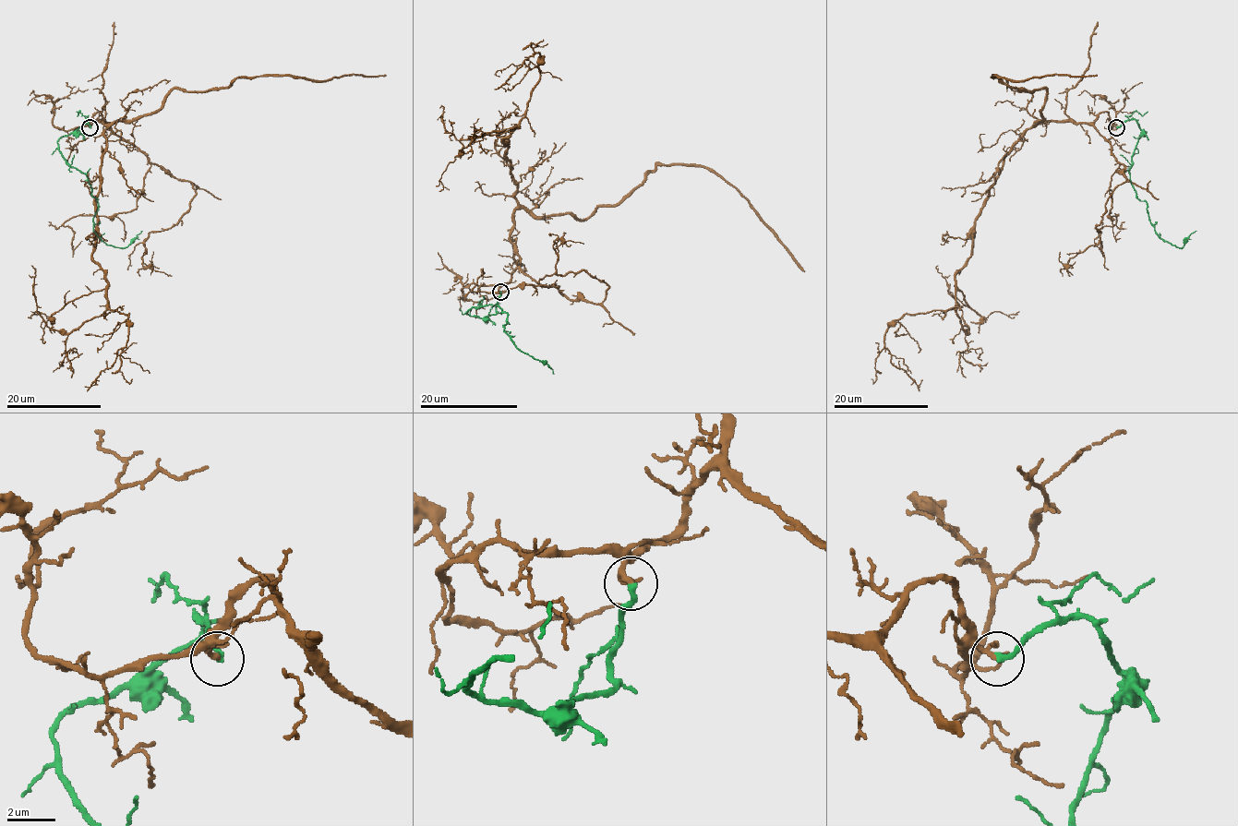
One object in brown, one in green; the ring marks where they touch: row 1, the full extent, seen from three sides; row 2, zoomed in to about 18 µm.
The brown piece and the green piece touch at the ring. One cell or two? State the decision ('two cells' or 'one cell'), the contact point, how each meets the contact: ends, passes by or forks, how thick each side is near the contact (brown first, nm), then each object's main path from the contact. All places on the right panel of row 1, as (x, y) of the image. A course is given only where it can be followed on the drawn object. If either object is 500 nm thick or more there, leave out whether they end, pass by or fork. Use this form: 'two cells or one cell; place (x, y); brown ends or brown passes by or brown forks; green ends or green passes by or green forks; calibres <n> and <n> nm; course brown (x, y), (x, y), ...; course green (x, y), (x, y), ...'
one cell; place (1116, 127); brown passes by; green ends; calibres 170 and 260 nm; course brown (1117, 127), (1105, 111), (1023, 134), (975, 222), (955, 305), (904, 314), (884, 336), (890, 361), (922, 380); course green (1117, 127), (1130, 119), (1142, 131), (1129, 170), (1155, 232), (1182, 247), (1196, 231)

